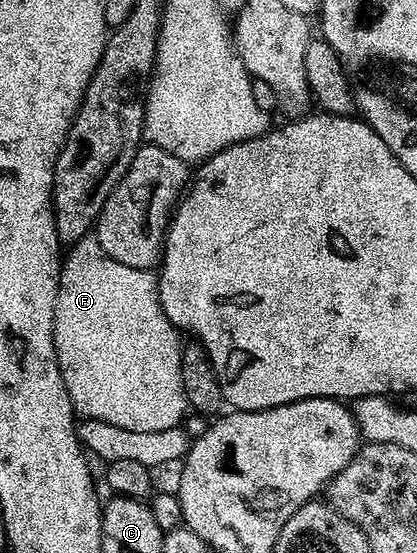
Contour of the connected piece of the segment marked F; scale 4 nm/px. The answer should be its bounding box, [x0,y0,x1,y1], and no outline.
[55,234,189,433]

